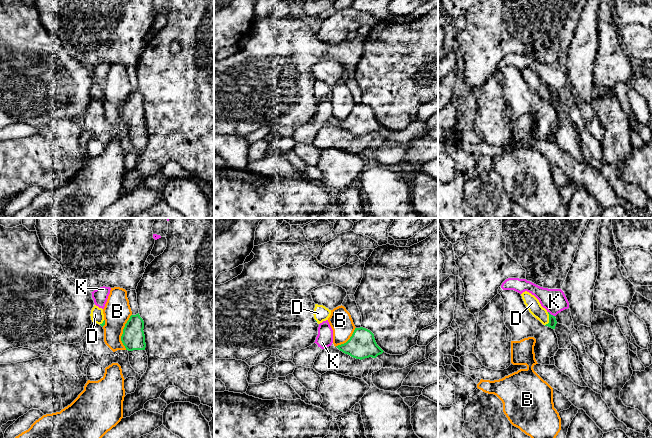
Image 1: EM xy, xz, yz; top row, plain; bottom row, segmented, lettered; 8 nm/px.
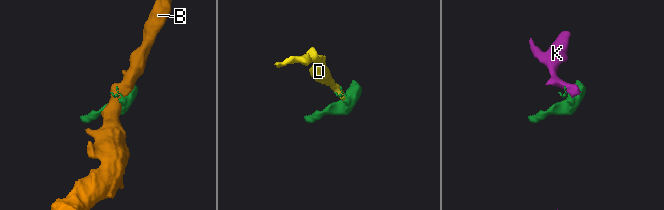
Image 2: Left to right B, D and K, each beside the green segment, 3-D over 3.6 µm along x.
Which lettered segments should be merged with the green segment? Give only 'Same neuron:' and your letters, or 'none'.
Same neuron: D

